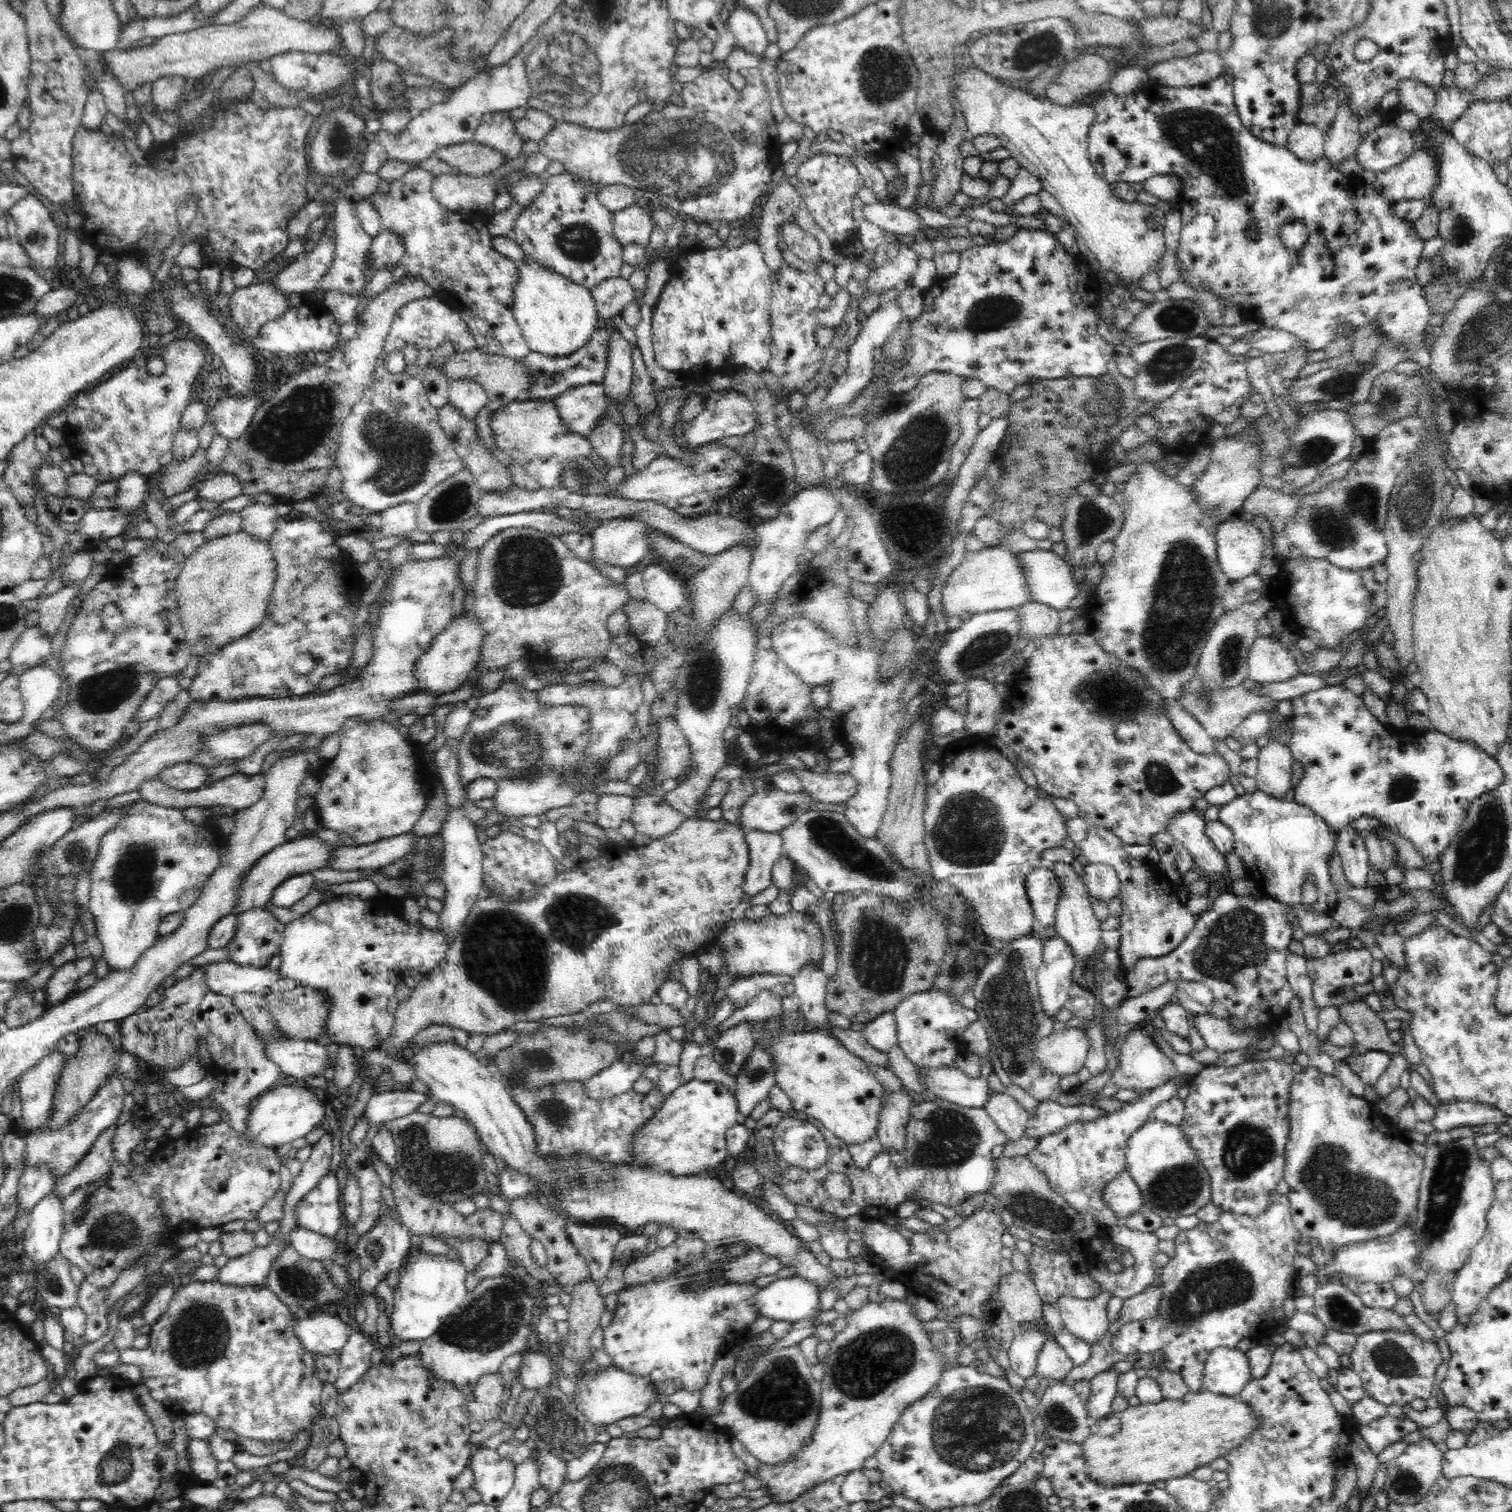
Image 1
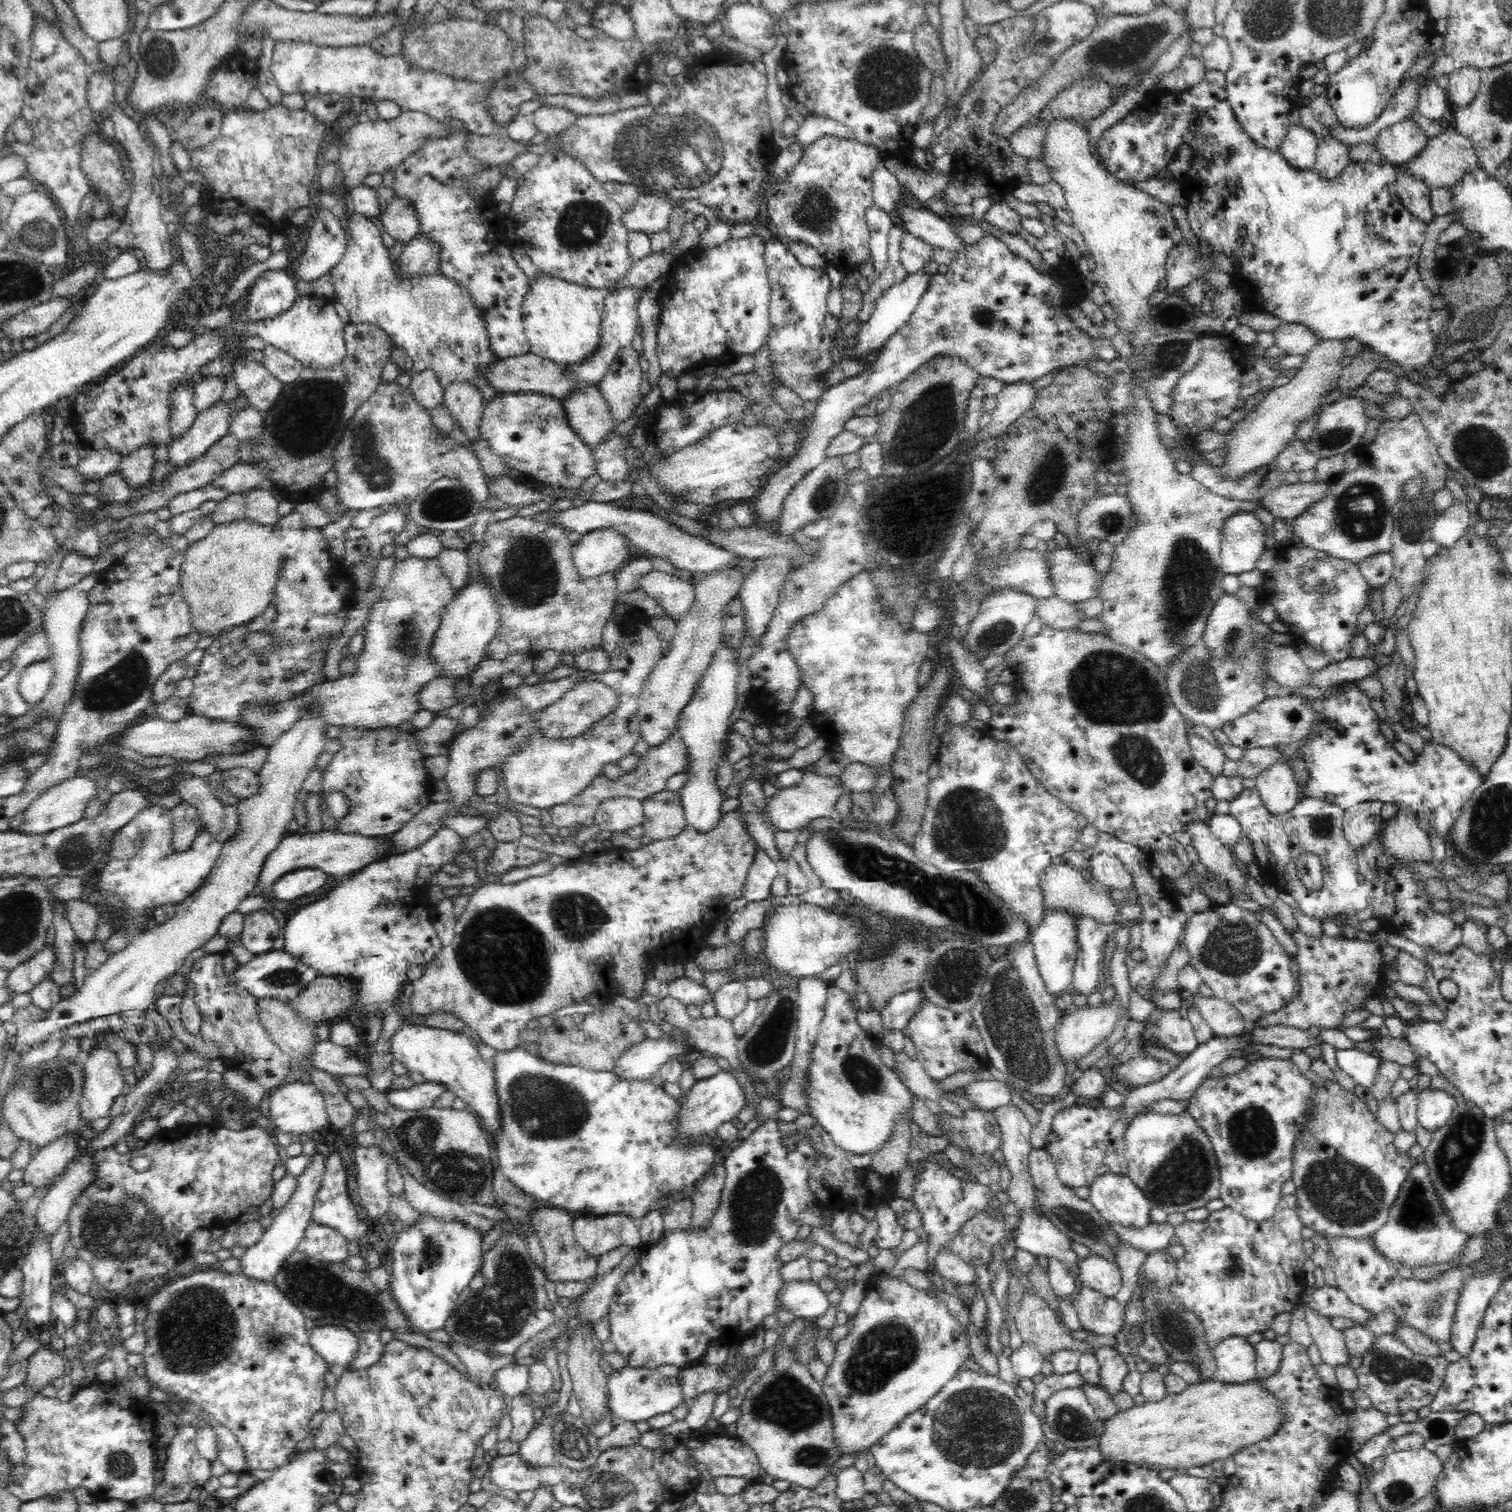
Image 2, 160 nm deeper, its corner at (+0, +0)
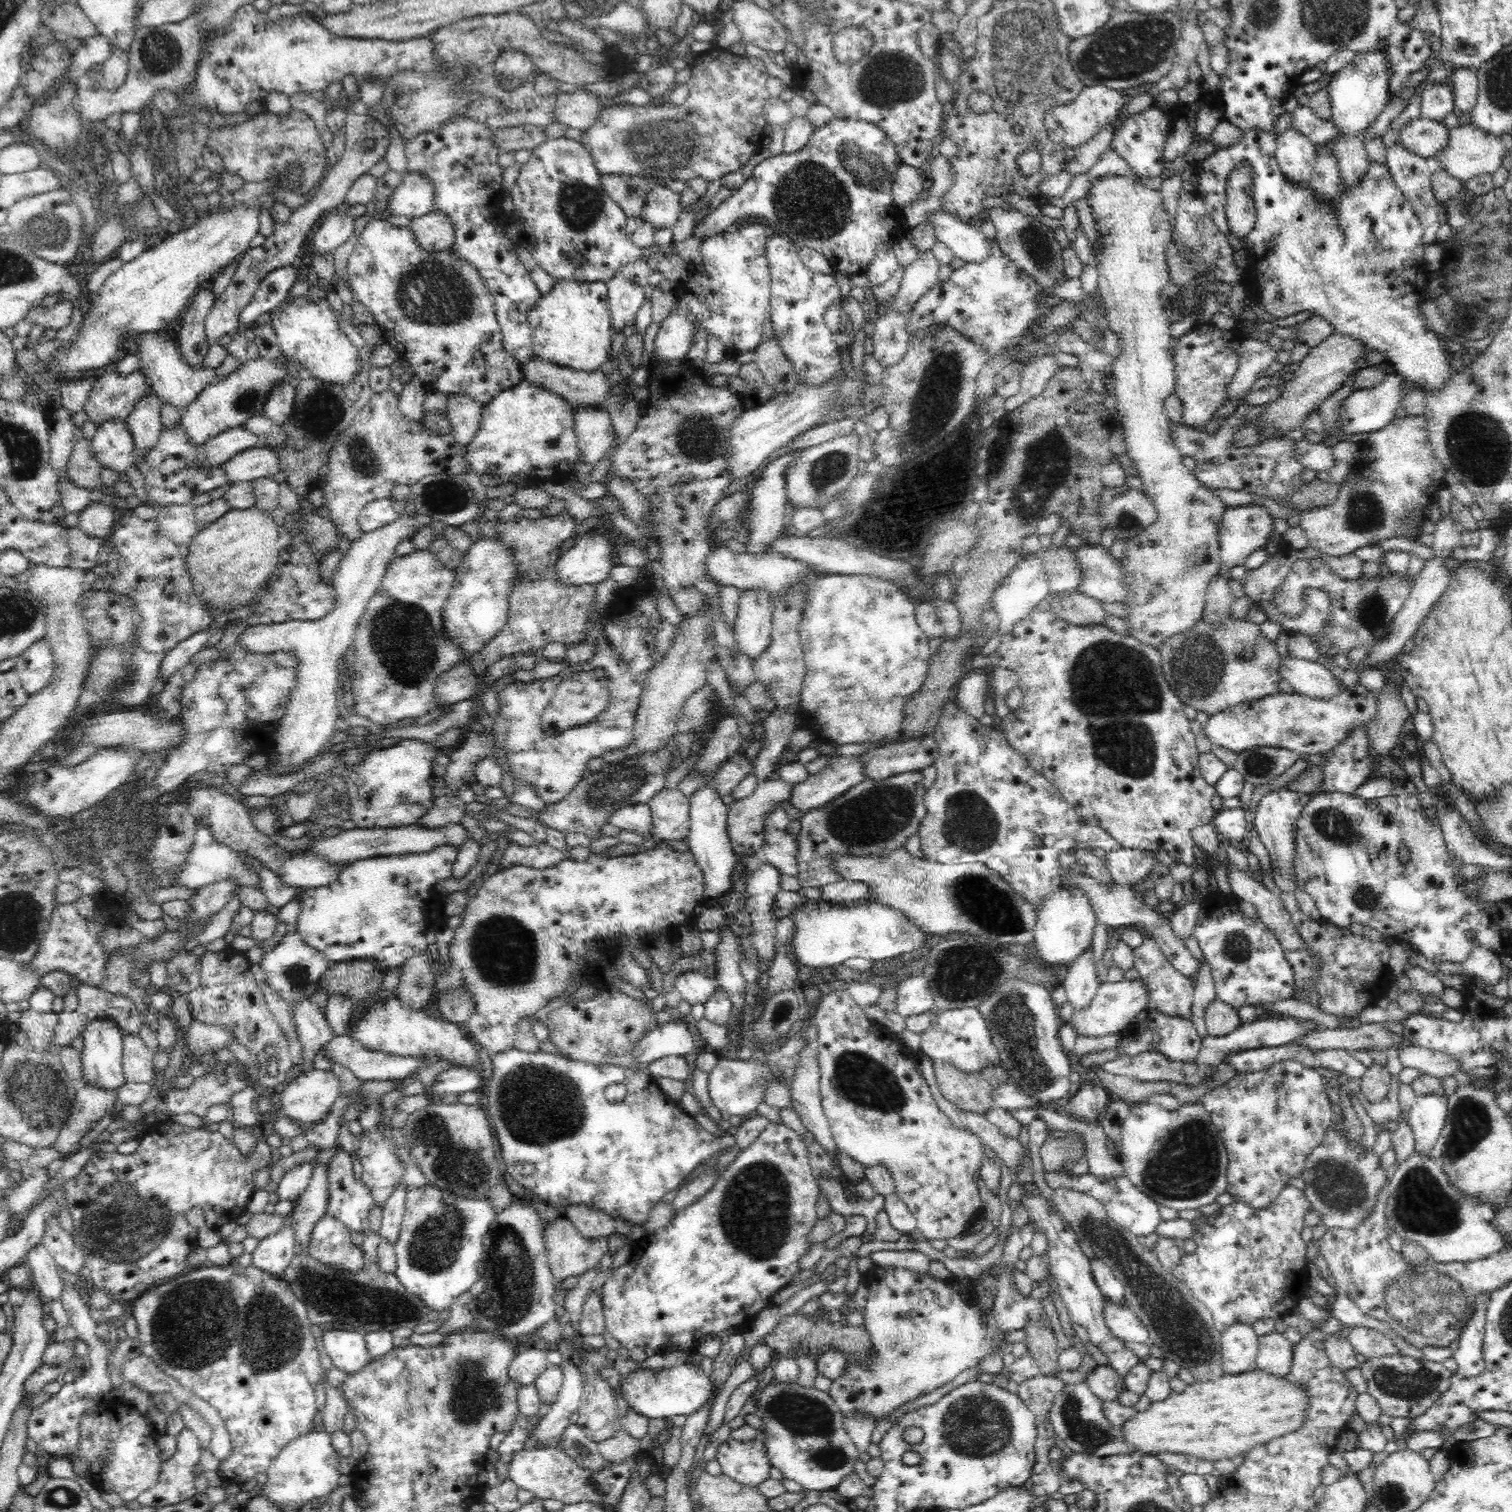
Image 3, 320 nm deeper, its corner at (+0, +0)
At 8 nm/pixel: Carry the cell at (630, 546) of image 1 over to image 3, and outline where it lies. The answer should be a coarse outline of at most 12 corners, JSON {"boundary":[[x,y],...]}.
{"boundary":[[586,532],[555,562],[555,579],[598,586],[616,565],[614,544]]}

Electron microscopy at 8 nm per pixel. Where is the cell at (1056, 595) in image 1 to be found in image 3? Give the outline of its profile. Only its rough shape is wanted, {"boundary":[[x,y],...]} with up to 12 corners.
{"boundary":[[1083,544],[1073,550],[1079,593],[1101,603],[1130,596],[1120,559]]}

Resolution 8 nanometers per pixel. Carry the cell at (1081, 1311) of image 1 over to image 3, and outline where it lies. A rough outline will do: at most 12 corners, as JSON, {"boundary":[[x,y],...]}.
{"boundary":[[1107,1299],[1105,1322],[1112,1335],[1150,1342],[1146,1326],[1126,1304]]}

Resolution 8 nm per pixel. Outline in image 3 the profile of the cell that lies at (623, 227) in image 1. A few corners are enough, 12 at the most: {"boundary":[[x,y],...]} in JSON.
{"boundary":[[656,184],[640,218],[657,231],[674,228],[681,194]]}

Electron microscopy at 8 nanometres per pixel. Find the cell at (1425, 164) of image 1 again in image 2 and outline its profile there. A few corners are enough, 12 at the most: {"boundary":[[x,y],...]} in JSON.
{"boundary":[[1452,126],[1402,166],[1433,188],[1481,164]]}

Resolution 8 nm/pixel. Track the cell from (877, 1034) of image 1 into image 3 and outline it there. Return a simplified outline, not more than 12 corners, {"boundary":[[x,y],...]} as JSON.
{"boundary":[[928,980],[898,985],[894,1012],[906,1018],[934,1009]]}

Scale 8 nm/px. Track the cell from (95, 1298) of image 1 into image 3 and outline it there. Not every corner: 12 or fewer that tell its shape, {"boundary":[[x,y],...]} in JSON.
{"boundary":[[52,1216],[43,1246],[70,1274],[85,1265],[82,1250]]}

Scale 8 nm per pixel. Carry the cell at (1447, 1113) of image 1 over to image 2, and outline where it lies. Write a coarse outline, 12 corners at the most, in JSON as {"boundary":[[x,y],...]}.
{"boundary":[[1421,1090],[1417,1119],[1432,1133],[1455,1107],[1444,1090]]}

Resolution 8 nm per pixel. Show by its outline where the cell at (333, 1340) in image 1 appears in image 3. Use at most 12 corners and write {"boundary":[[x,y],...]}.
{"boundary":[[328,1330],[319,1340],[350,1375],[371,1361],[360,1332]]}

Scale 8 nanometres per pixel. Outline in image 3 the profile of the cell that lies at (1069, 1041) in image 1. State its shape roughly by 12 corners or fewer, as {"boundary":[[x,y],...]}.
{"boundary":[[1140,979],[1102,984],[1068,1023],[1076,1036],[1124,1030],[1148,1004]]}

